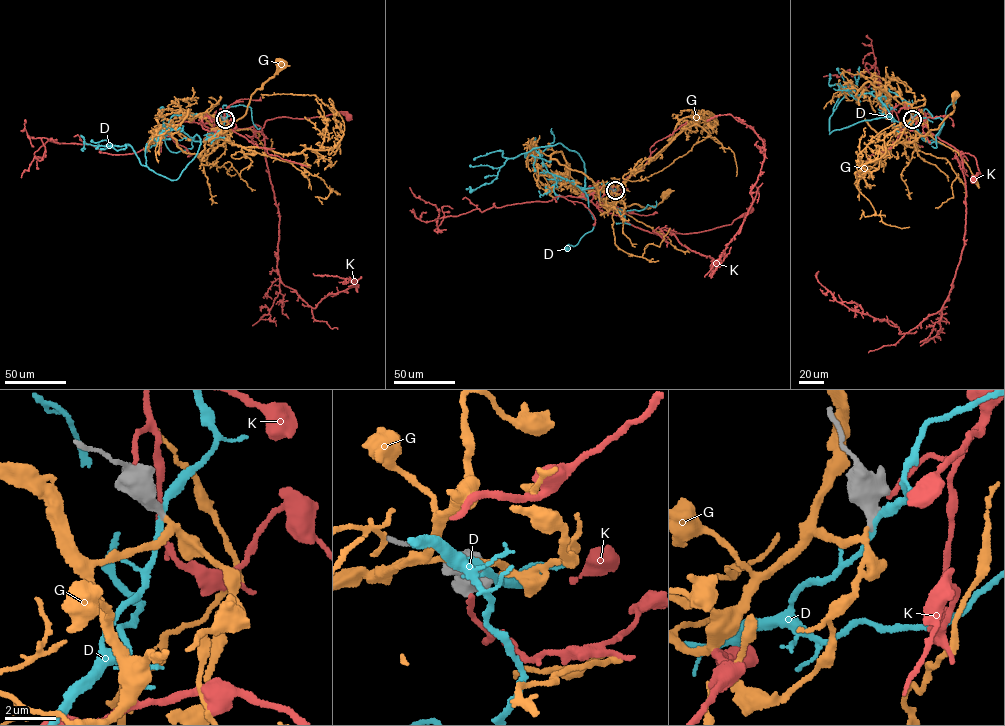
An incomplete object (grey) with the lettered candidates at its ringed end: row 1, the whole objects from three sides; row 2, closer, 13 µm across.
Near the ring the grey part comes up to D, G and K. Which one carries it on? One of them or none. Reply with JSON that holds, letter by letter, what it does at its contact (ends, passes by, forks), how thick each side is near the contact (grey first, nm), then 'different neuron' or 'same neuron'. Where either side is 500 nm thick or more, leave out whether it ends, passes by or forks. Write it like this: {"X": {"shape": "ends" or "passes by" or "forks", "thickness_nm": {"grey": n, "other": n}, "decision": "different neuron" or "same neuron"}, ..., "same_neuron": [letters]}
{"D": {"shape": "passes by", "thickness_nm": {"grey": 480, "other": 220}, "decision": "different neuron"}, "G": {"shape": "passes by", "thickness_nm": {"grey": 440, "other": 190}, "decision": "same neuron"}, "K": {"thickness_nm": {"grey": 750, "other": 240}, "decision": "different neuron"}, "same_neuron": ["G"]}

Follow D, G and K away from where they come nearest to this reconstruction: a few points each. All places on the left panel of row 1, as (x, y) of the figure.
D: (225, 119), (215, 135), (202, 141), (191, 138), (192, 147), (175, 152), (169, 149), (164, 140), (161, 109)
G: (225, 120), (222, 129), (211, 129), (225, 133), (243, 117), (251, 95), (274, 76), (280, 62)
K: (224, 118), (221, 109), (217, 119), (202, 123), (226, 130), (262, 128), (276, 117), (349, 117)

